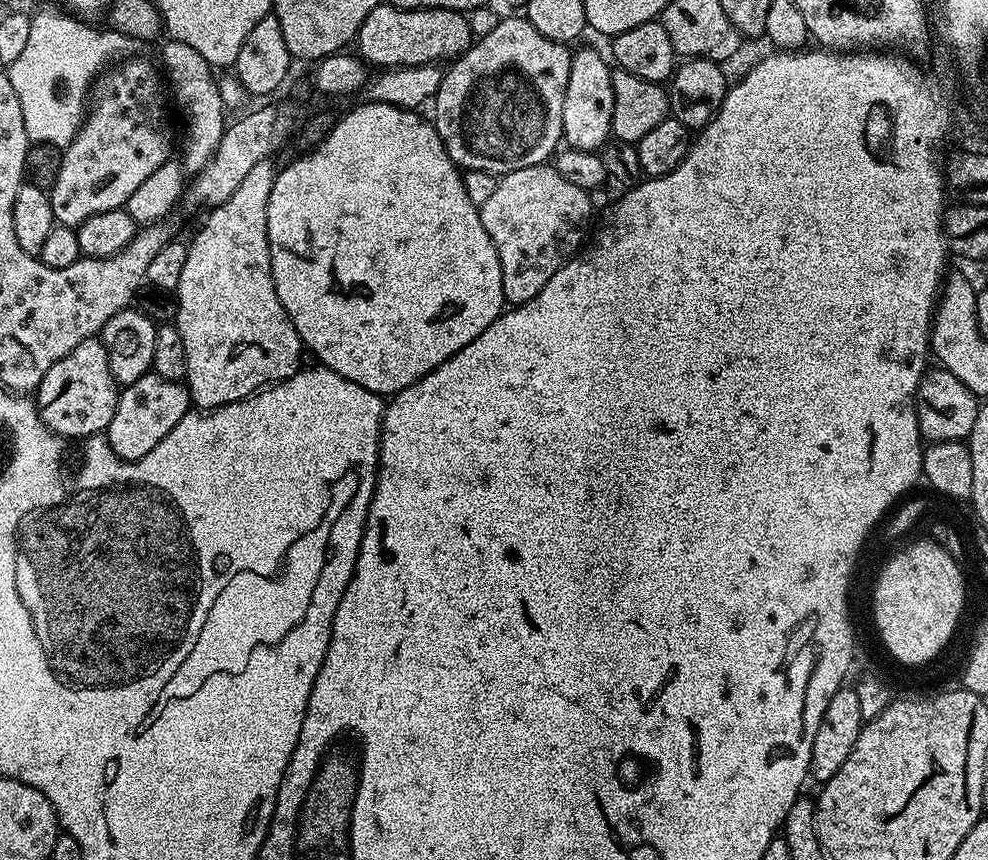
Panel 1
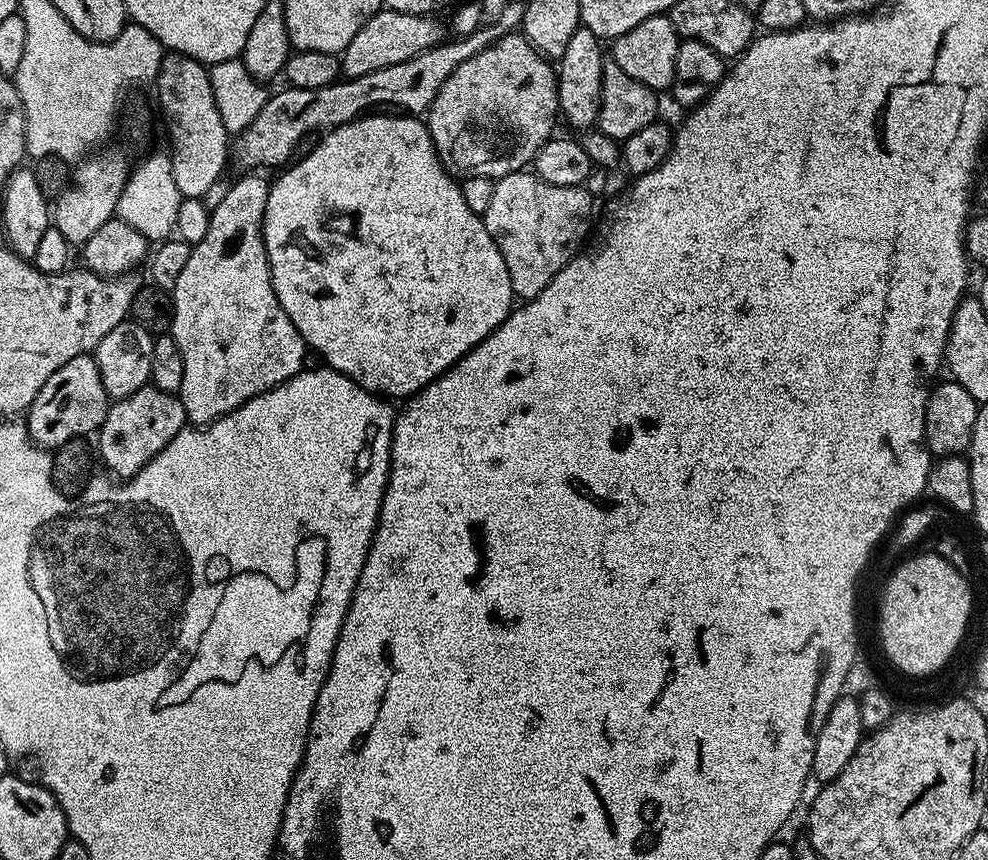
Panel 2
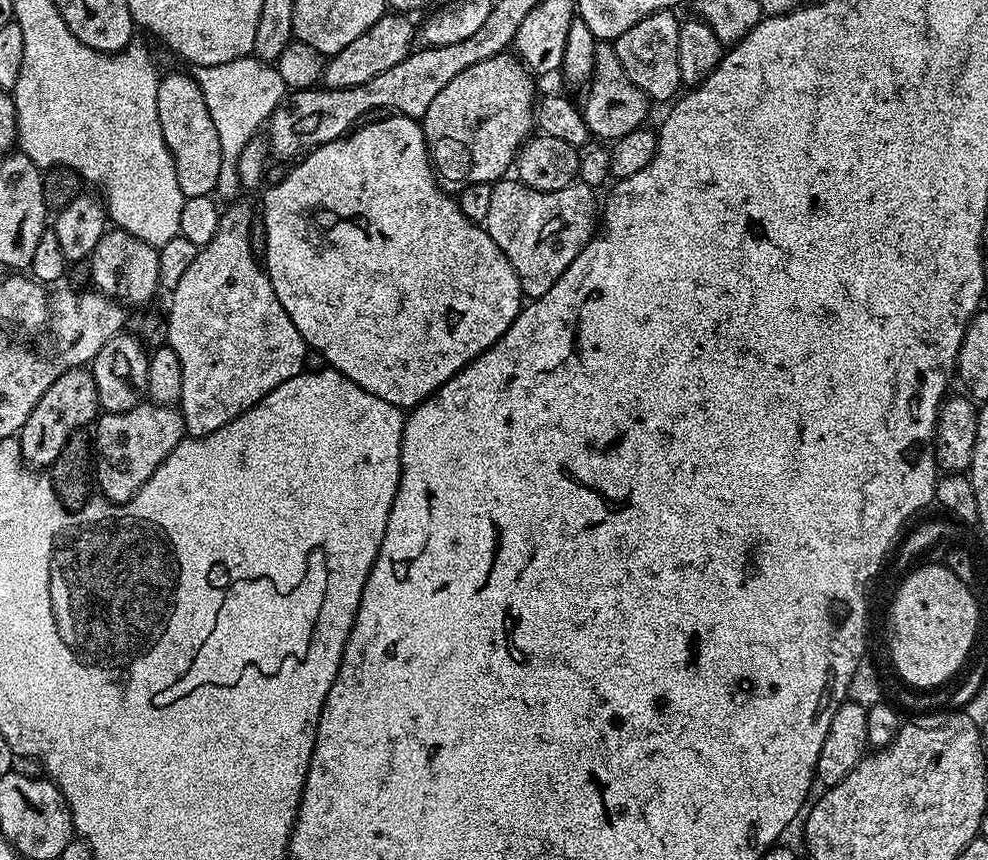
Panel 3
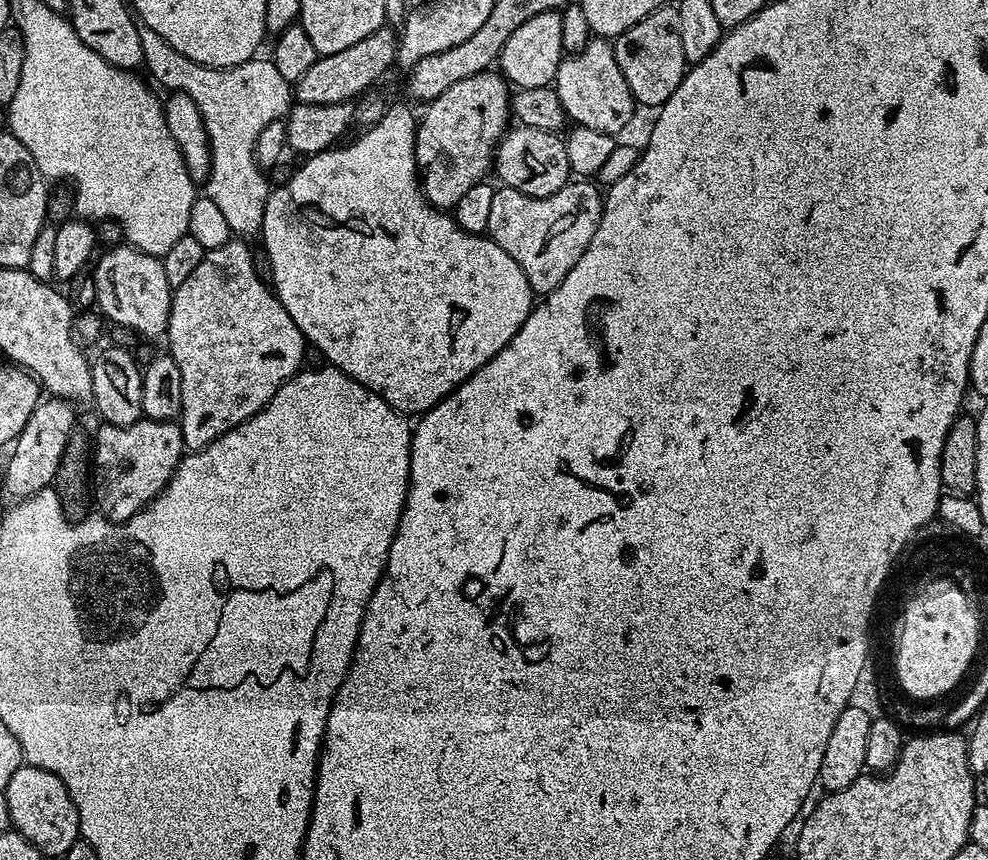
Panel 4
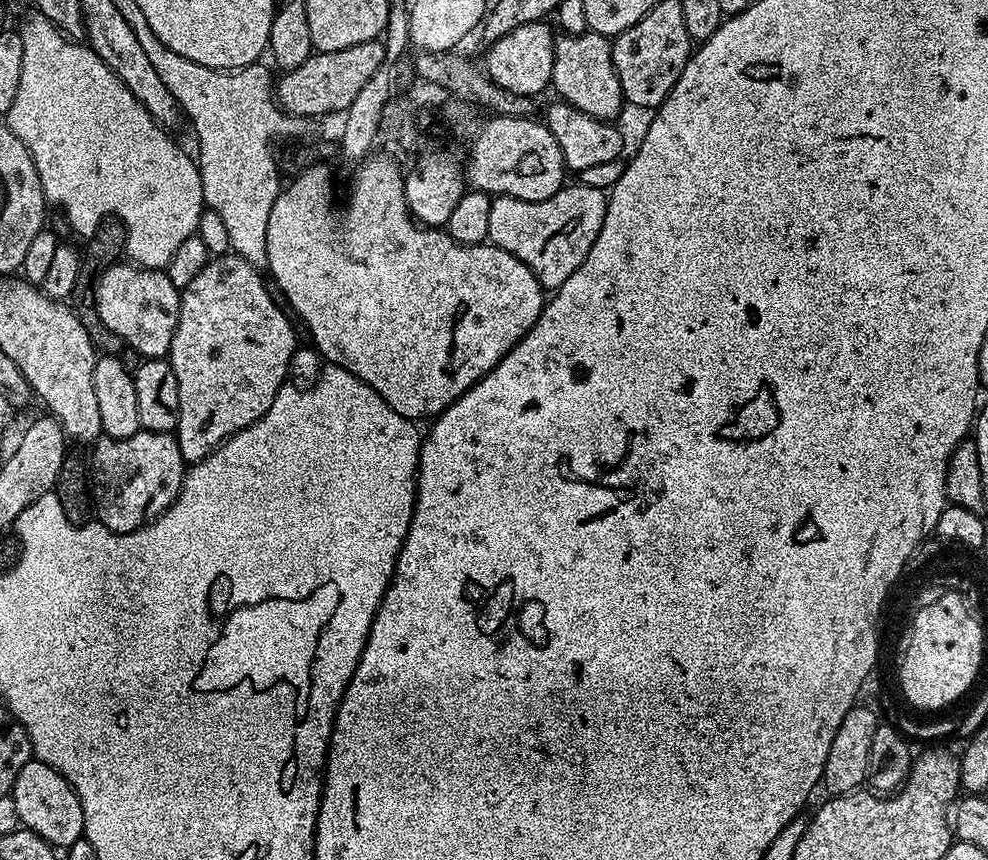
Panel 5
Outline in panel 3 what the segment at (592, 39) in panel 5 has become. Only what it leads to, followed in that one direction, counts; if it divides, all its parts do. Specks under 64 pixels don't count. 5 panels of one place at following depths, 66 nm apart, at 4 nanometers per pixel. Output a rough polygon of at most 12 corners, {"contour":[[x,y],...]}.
{"contour":[[597,43],[582,103],[597,141],[647,121],[648,95],[622,70],[615,43]]}

